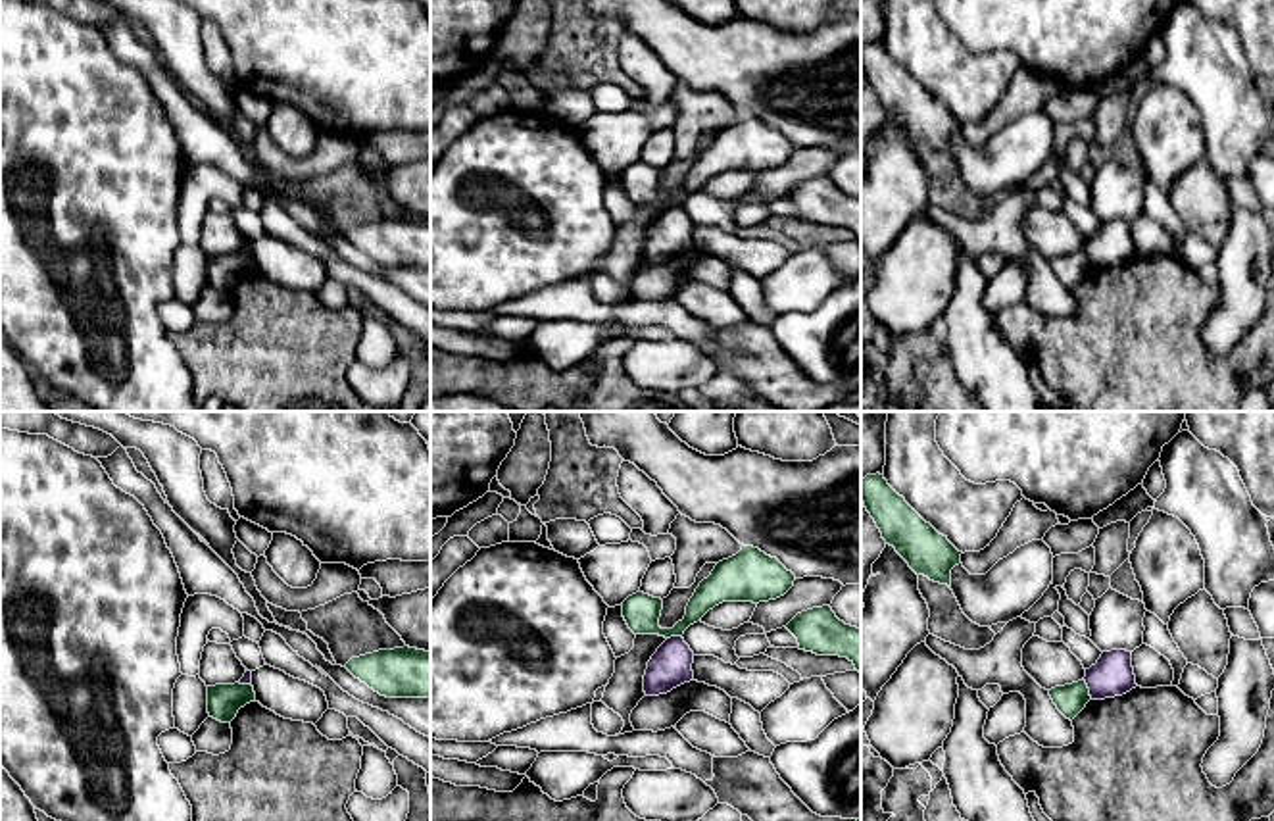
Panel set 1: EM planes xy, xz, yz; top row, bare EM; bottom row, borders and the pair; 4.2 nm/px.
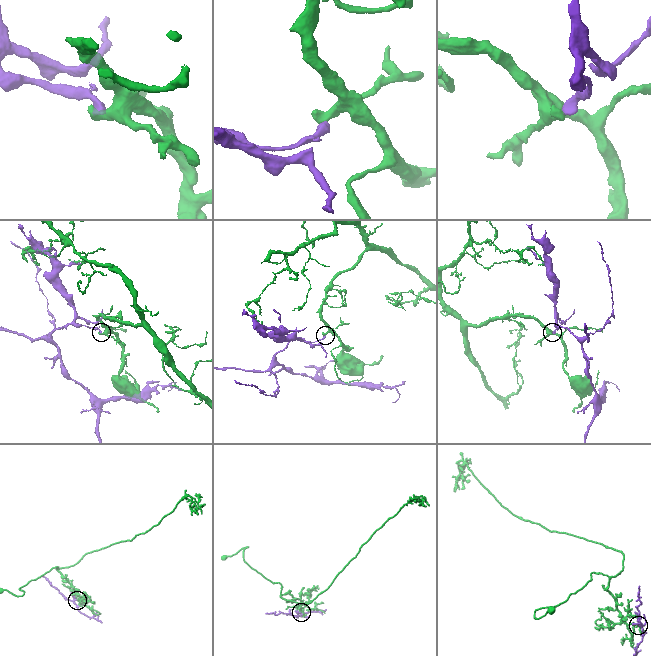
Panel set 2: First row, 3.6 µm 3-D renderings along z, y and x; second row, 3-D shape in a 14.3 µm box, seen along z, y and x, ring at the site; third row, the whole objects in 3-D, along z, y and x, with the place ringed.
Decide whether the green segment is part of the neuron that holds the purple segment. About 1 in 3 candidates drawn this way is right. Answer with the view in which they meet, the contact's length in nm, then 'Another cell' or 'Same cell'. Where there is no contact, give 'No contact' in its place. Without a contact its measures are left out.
Touches purple in yz. Shared border 90 nm. Another cell

